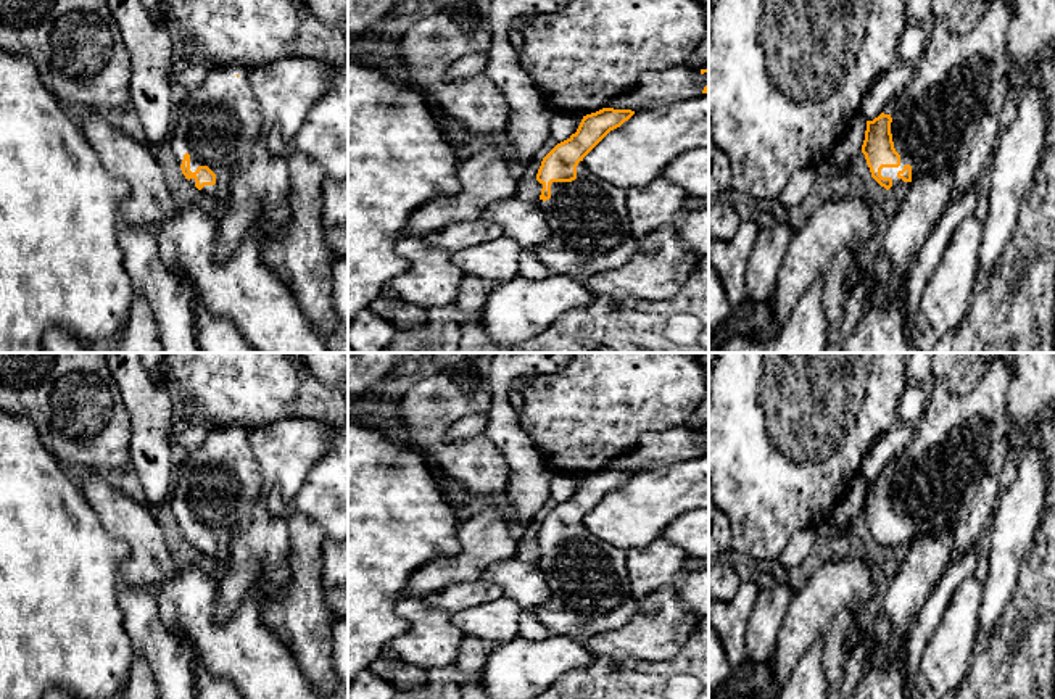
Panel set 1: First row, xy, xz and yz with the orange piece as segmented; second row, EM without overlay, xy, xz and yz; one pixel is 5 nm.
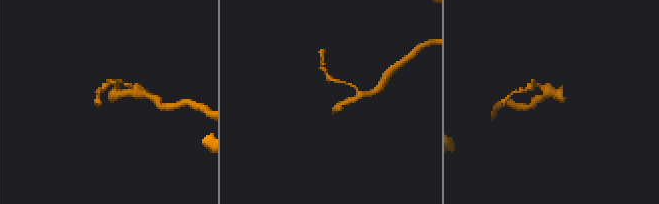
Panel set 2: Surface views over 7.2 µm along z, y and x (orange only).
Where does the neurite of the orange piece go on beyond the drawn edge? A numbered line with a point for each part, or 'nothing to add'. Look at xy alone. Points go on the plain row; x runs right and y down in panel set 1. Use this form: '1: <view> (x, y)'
1: xy (215, 485)

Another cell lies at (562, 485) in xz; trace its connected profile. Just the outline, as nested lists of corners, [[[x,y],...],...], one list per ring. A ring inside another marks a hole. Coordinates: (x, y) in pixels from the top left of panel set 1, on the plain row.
[[[556,472],[549,483],[549,498],[557,504],[570,499],[572,494],[577,493],[583,475],[570,474],[570,472]]]

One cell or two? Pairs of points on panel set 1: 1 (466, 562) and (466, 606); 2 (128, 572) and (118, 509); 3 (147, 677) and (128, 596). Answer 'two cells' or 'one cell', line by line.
1: two cells
2: one cell
3: one cell

